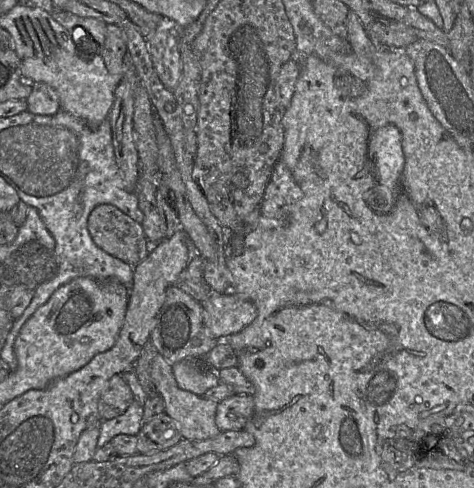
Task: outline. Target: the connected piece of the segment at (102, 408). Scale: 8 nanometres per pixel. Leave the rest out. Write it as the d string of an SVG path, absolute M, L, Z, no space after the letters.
M114 375L98 402L101 420L110 420L122 415L133 403L134 395L122 375Z

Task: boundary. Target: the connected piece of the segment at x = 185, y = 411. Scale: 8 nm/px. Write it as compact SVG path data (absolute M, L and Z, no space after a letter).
M159 353L152 360L150 374L158 394L164 401L164 412L175 420L184 439L206 440L220 433L215 421L218 403L190 391L182 390L176 382L172 365Z

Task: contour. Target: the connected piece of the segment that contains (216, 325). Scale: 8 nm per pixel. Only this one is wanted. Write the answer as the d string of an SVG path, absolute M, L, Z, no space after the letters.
M232 291L221 294L211 293L200 303L209 334L220 341L243 330L257 316L254 303Z

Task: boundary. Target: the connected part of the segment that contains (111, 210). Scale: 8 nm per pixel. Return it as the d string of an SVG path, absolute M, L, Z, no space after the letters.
M110 204L97 205L88 217L94 243L106 253L136 266L150 250L141 223Z

